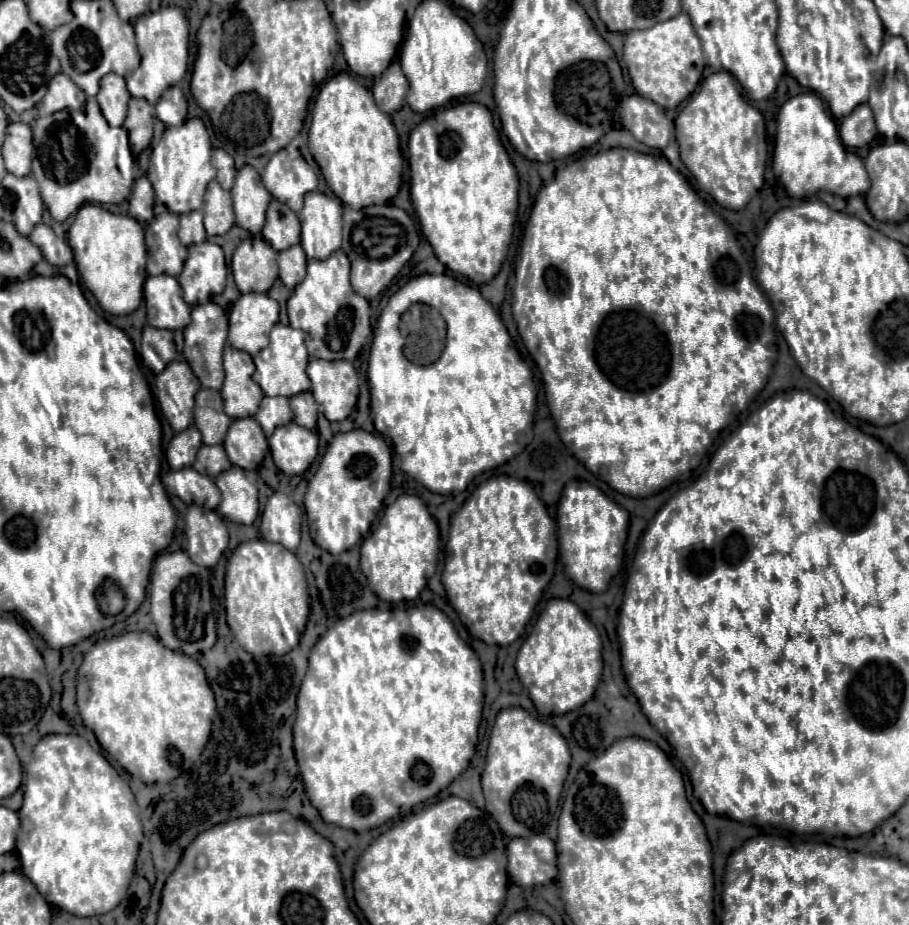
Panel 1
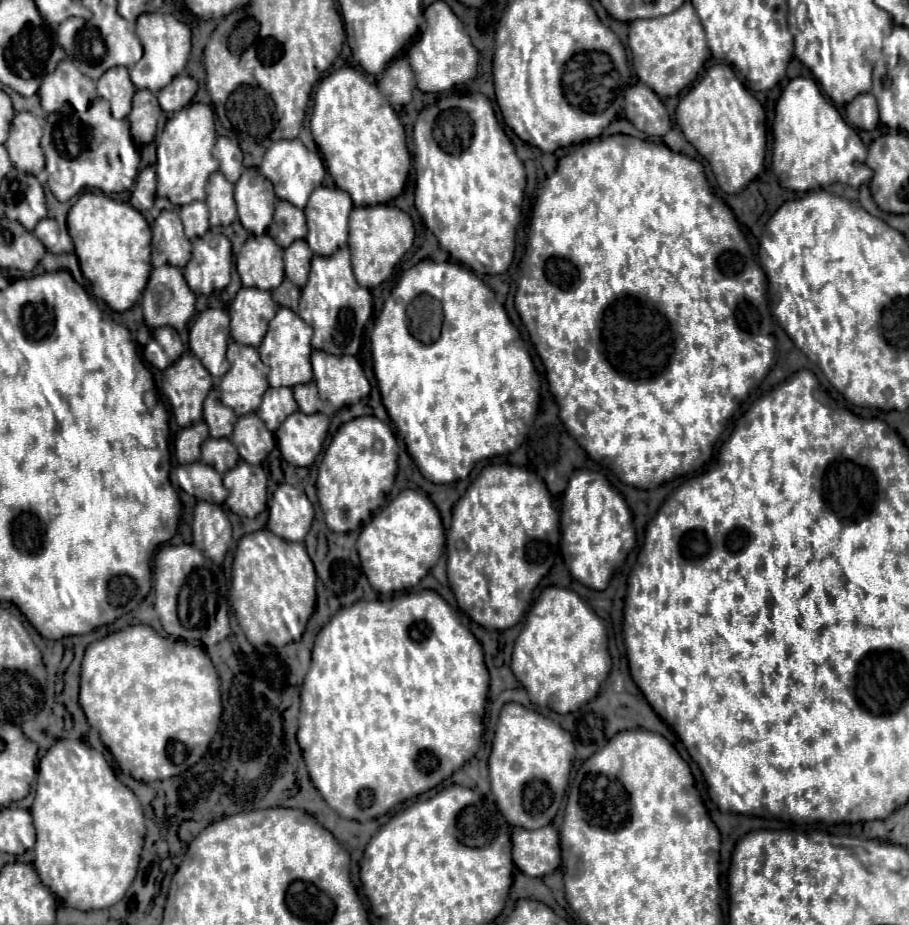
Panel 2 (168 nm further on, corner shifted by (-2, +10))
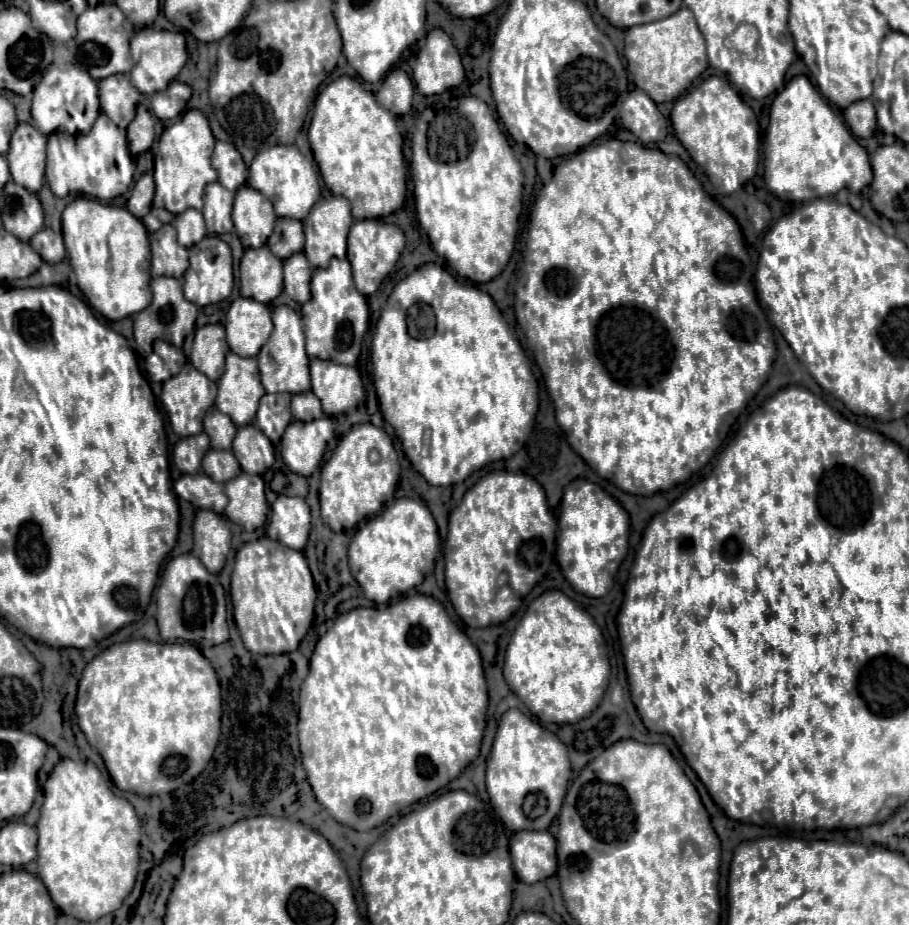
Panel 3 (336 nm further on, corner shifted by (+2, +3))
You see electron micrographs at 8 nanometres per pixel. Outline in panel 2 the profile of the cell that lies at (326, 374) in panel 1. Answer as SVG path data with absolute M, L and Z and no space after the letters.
M313 351L311 365L319 393L325 395L333 409L353 405L369 395L369 381L353 355L333 357L325 351Z

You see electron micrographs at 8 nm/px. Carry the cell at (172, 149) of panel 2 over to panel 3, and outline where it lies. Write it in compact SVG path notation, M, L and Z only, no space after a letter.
M187 110L171 126L165 128L159 140L159 160L155 160L155 200L153 206L165 208L171 214L181 214L187 208L203 208L203 190L207 184L217 182L217 172L211 166L215 138L209 120L201 110Z

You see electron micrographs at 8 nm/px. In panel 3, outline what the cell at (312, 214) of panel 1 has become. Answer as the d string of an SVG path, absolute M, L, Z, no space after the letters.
M333 196L333 198L323 198L319 200L309 216L303 220L303 230L305 230L305 256L313 268L327 268L331 258L345 258L347 254L347 234L353 224L351 216L351 204L343 196Z

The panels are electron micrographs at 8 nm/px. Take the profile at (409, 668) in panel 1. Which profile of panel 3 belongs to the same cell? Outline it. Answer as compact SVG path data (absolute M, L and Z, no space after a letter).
M415 594L401 598L398 602L380 604L375 607L359 607L341 614L335 624L319 638L315 652L311 656L311 670L301 686L301 704L299 704L299 742L301 742L301 756L303 768L307 772L307 780L313 788L315 798L319 804L339 822L351 826L359 832L373 830L395 816L401 808L437 792L439 788L447 786L455 780L463 768L479 756L481 738L485 730L487 718L487 686L481 668L481 656L477 646L467 638L463 630L449 618L443 604L437 602L433 596Z

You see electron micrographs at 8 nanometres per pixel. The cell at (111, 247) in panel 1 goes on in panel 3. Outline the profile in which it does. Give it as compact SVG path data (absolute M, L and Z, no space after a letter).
M75 198L63 210L63 238L67 259L77 276L77 286L101 316L107 320L121 320L149 306L149 236L141 220L137 220L127 208Z

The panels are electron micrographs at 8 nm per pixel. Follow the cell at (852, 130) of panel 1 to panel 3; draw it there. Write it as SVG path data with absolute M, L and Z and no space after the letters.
M871 100L853 102L849 108L843 110L843 118L857 138L873 136L877 120L875 120L875 108Z

